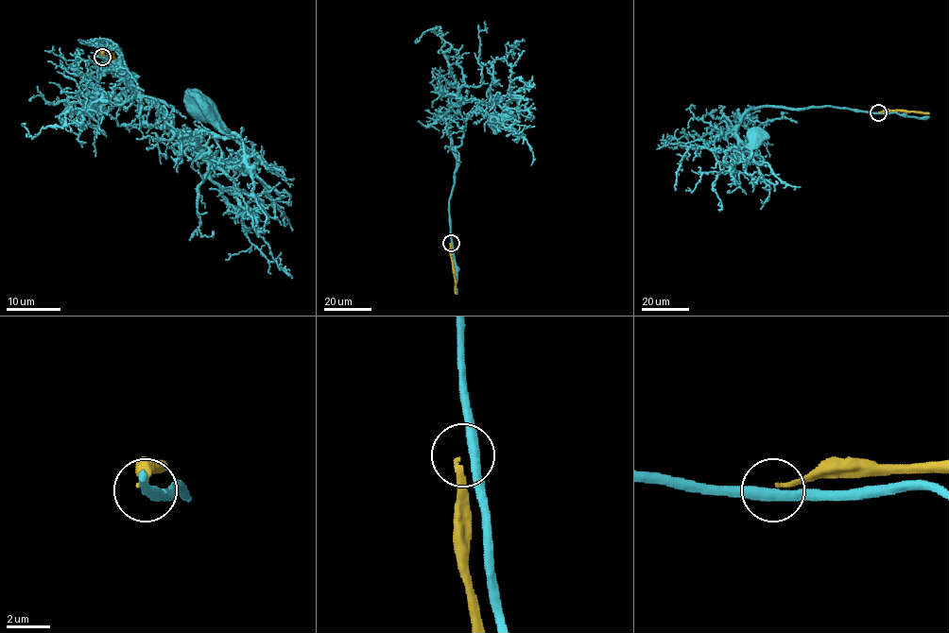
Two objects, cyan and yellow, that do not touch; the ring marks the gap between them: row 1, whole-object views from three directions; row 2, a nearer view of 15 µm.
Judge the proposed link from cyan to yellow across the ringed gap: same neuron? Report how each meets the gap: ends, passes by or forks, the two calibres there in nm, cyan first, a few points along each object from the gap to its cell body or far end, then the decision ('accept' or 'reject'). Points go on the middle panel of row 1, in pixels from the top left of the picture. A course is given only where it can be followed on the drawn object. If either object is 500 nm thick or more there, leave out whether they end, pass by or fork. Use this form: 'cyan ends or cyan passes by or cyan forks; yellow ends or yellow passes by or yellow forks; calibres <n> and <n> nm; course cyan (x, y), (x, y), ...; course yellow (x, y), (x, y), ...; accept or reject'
cyan passes by; yellow ends; calibres 440 and 240 nm; course cyan (451, 243), (449, 201), (457, 155), (448, 123), (469, 101), (493, 100), (514, 115), (495, 123); course yellow (450, 244), (456, 294); reject

